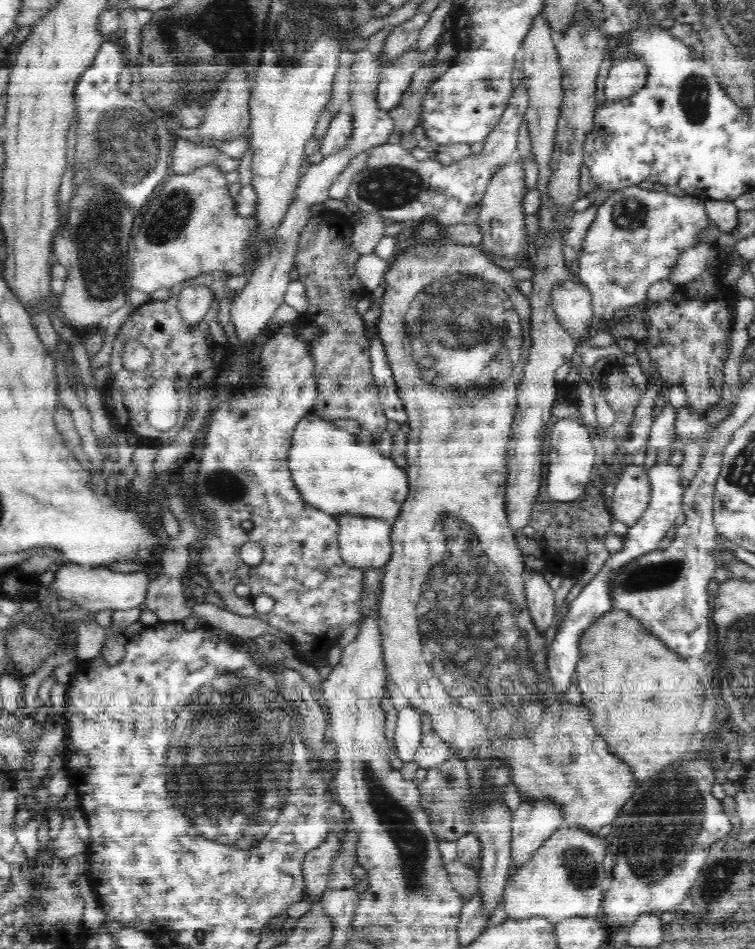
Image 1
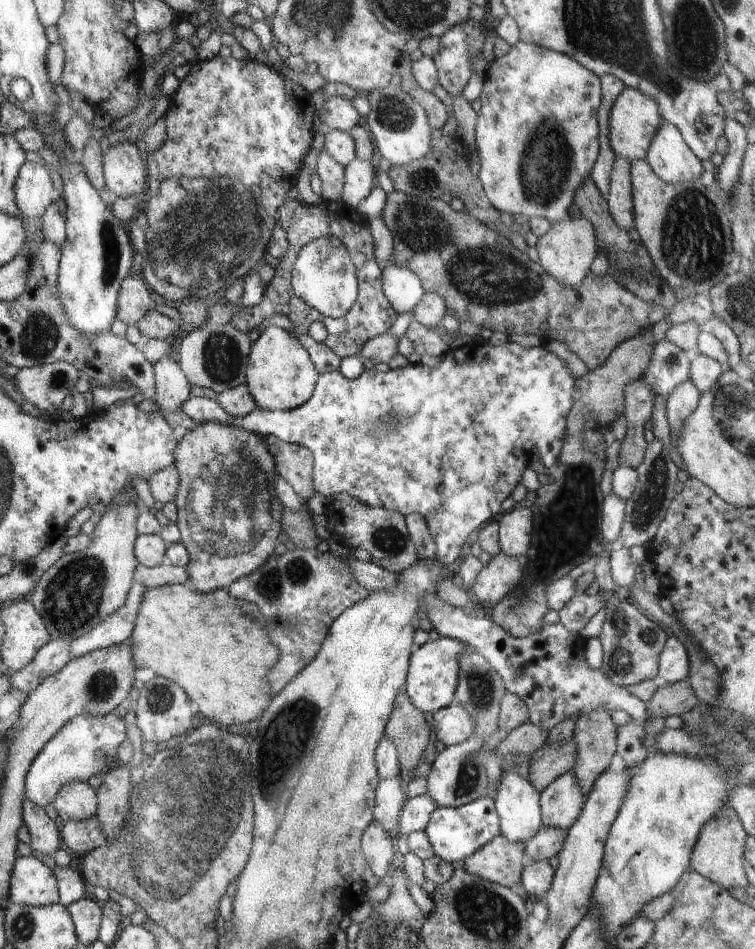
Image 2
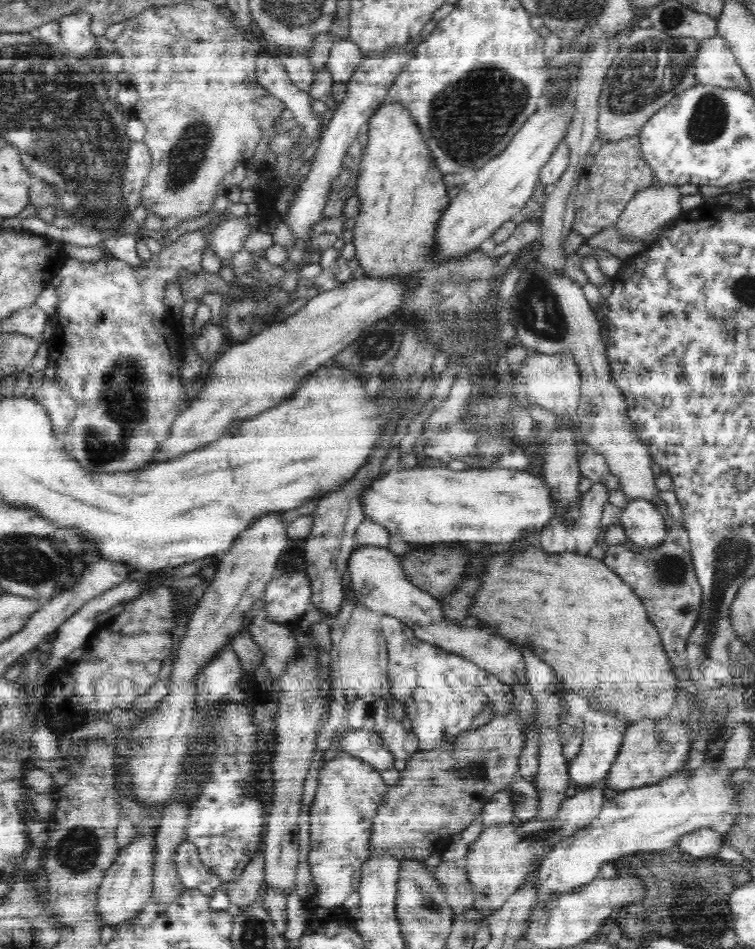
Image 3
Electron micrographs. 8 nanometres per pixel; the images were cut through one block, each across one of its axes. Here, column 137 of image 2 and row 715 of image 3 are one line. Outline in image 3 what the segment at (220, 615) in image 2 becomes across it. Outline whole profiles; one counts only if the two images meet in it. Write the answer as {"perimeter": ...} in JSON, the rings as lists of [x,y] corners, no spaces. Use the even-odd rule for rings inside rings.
{"perimeter":[[[538,546],[526,548],[520,554],[512,554],[510,550],[504,550],[504,552],[490,550],[488,560],[486,560],[486,570],[484,570],[484,576],[482,576],[482,586],[478,588],[478,592],[474,596],[474,602],[472,602],[472,608],[470,608],[470,616],[478,618],[478,621],[482,620],[484,625],[490,626],[490,631],[502,634],[504,639],[510,638],[510,642],[513,644],[531,648],[537,658],[553,668],[557,679],[563,684],[567,692],[574,692],[591,702],[590,709],[608,711],[608,713],[620,715],[622,719],[628,721],[628,724],[646,717],[657,719],[672,711],[675,701],[678,700],[679,690],[684,685],[673,674],[671,664],[669,664],[665,650],[661,646],[660,634],[656,631],[653,624],[650,623],[647,610],[640,599],[636,597],[633,589],[628,584],[625,584],[620,579],[620,576],[617,576],[608,568],[604,561],[596,560],[592,556],[581,556],[580,553],[574,553],[572,549],[558,553],[558,556],[551,556],[550,553],[544,551],[544,548],[538,548]]]}

